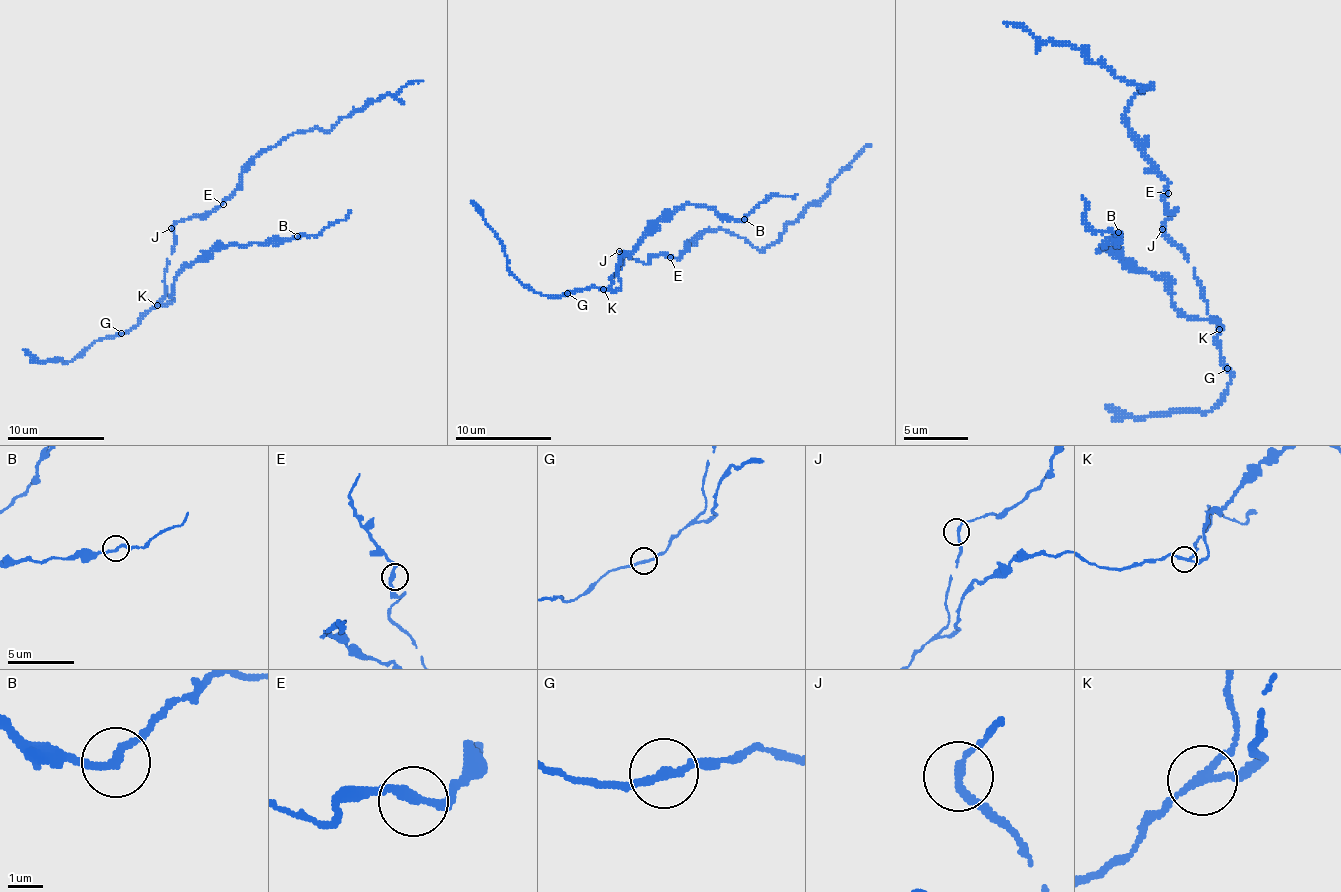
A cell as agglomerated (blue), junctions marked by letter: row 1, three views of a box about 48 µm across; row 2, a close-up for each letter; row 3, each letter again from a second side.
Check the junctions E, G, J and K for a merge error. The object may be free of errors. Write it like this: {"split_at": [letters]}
{"split_at": ["K"]}

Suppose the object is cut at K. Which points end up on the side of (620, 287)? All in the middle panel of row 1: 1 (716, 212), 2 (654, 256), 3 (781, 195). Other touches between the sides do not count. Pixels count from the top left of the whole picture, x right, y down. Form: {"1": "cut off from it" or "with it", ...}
{"1": "with it", "2": "cut off from it", "3": "with it"}

